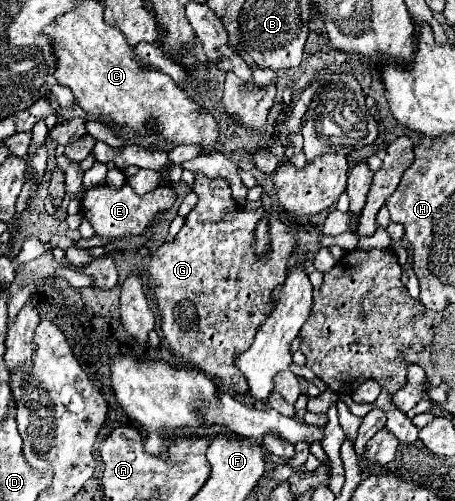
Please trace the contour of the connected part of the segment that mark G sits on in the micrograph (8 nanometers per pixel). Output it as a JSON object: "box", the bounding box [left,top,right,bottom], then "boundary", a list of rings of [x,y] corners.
{"box":[147,172,297,394],"boundary":[[[195,172],[195,182],[191,190],[197,194],[199,202],[185,218],[185,226],[175,236],[171,244],[161,244],[155,254],[151,256],[151,264],[147,270],[147,280],[151,284],[151,298],[155,300],[161,316],[161,330],[167,342],[173,348],[173,356],[181,362],[191,364],[207,372],[209,376],[219,378],[227,384],[233,392],[243,394],[247,392],[247,382],[239,370],[235,370],[235,356],[251,346],[255,332],[265,322],[267,314],[273,310],[273,292],[277,286],[285,282],[285,266],[289,256],[293,254],[297,240],[289,232],[289,228],[277,220],[273,214],[269,216],[269,242],[271,250],[263,256],[255,254],[255,226],[263,218],[265,208],[247,210],[241,208],[233,196],[229,182],[223,178],[207,178],[201,172]]]}

